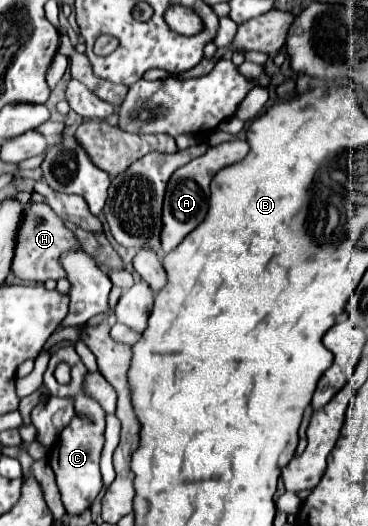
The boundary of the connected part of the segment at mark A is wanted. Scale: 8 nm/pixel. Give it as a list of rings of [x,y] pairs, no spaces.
[[[245,139],[221,143],[217,147],[209,147],[209,151],[187,165],[179,167],[169,183],[167,183],[167,193],[165,193],[165,205],[163,205],[163,231],[161,231],[161,251],[169,253],[175,249],[207,215],[207,201],[209,201],[209,183],[215,177],[217,171],[223,167],[229,167],[249,153],[249,143]]]

